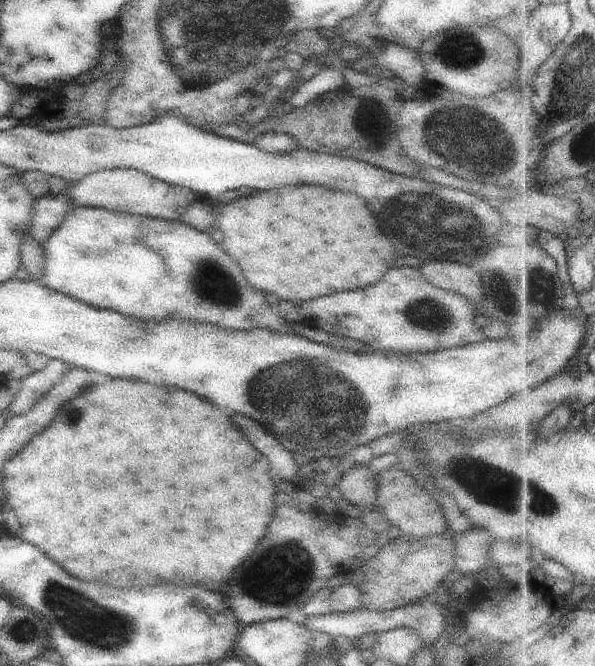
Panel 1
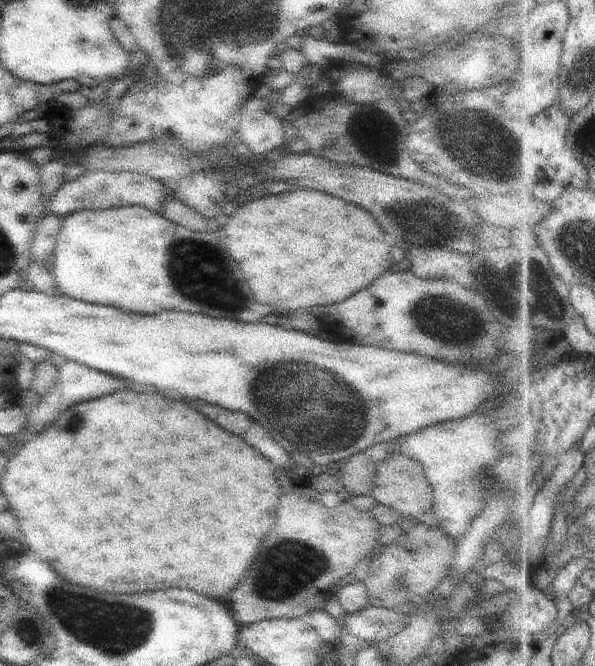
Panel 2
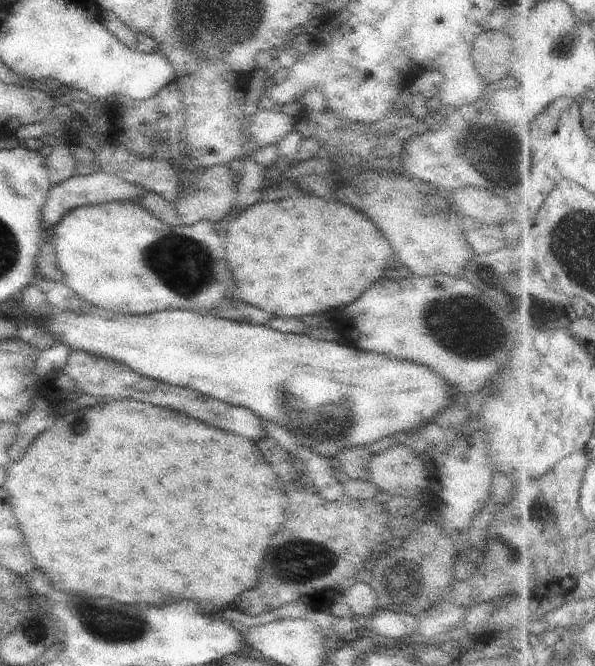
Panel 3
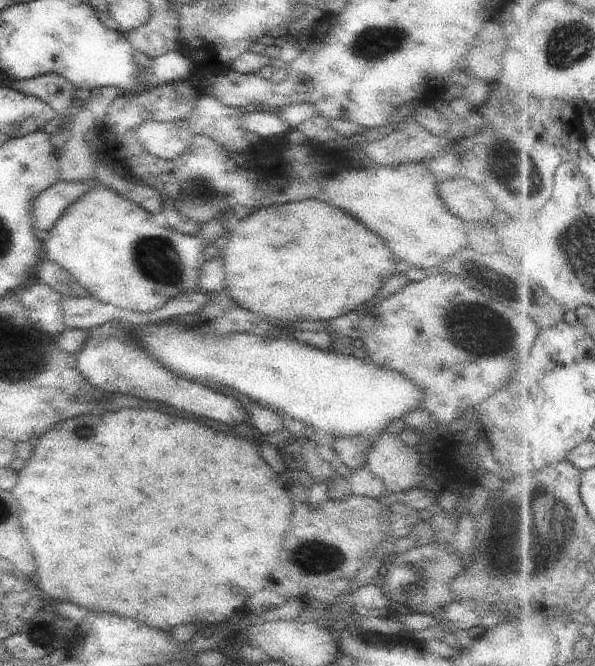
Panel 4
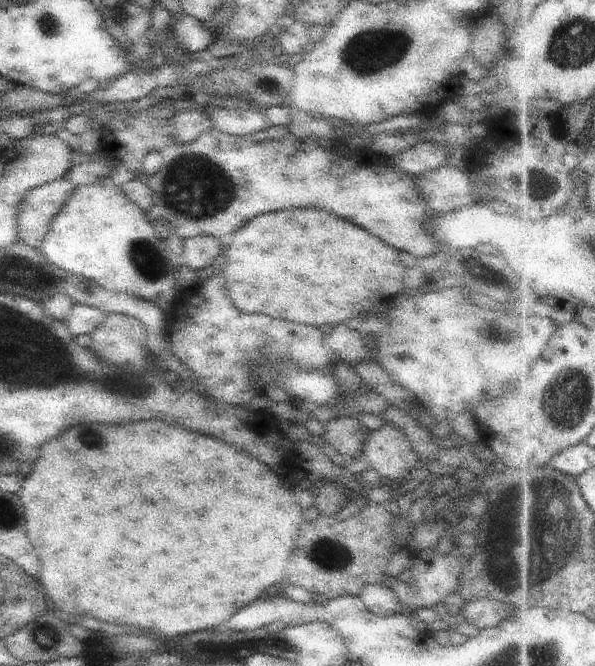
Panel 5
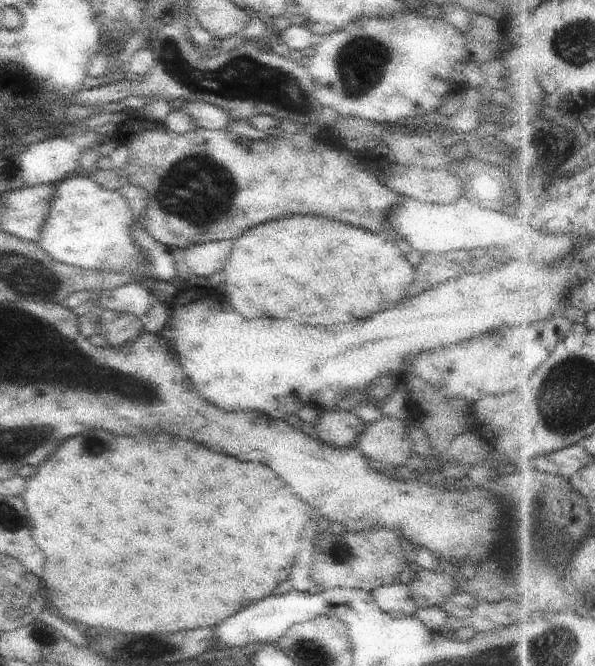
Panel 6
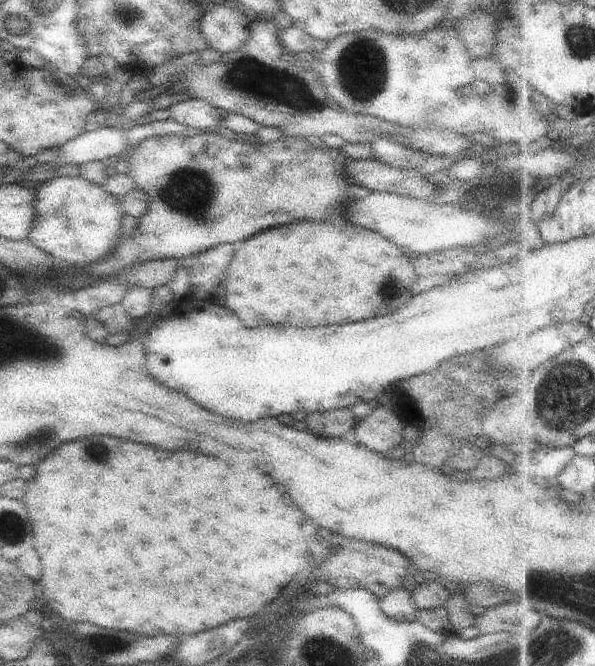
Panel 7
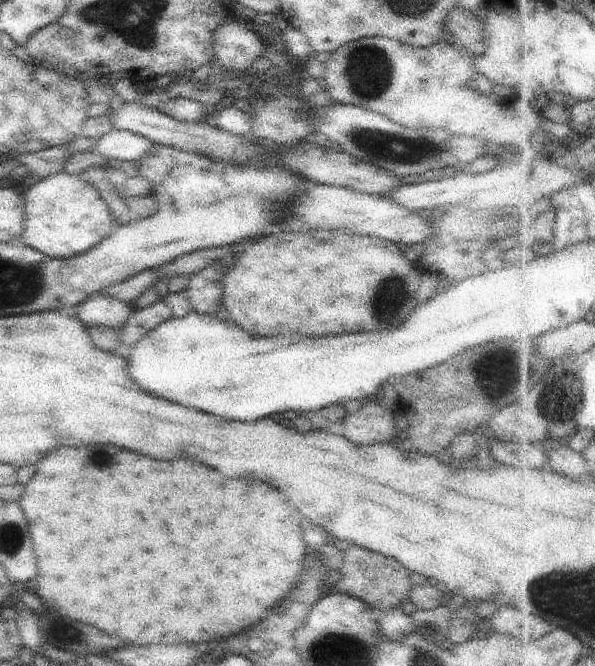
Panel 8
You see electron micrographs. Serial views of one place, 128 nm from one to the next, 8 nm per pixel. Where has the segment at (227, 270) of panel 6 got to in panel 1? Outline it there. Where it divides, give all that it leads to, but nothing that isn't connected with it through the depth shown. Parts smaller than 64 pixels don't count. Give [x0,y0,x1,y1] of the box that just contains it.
[205,185,396,304]

